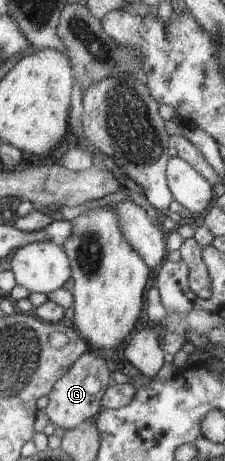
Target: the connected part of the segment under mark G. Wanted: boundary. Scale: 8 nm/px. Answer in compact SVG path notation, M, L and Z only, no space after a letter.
M84 352L76 361L54 382L48 396L48 405L44 412L48 422L64 430L78 426L80 422L93 419L101 409L101 397L111 380L105 360L98 358L94 352Z

